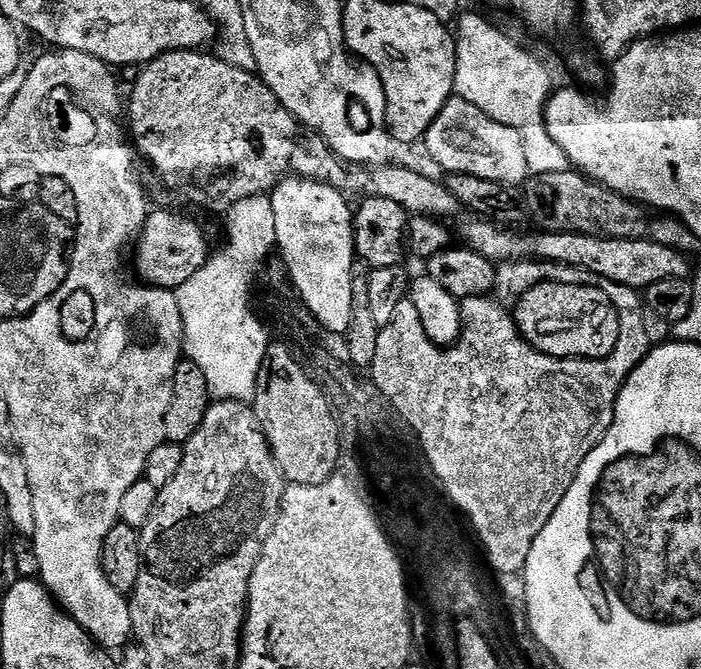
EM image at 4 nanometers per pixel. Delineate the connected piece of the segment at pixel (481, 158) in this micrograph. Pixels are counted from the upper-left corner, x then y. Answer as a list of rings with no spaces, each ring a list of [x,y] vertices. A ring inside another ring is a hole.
[[[453,95],[446,102],[446,106],[432,123],[426,137],[427,144],[429,158],[438,167],[445,168],[445,173],[448,174],[457,172],[505,186],[517,186],[530,176],[522,134],[518,134],[518,130],[510,126],[494,122],[494,118],[482,114],[478,106],[470,106],[470,102],[458,95]]]

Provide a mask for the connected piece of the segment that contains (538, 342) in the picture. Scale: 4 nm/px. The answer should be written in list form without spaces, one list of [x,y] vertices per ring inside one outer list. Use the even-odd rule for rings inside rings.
[[[541,282],[519,297],[514,319],[528,344],[548,357],[600,360],[615,350],[624,333],[617,303],[601,287]]]

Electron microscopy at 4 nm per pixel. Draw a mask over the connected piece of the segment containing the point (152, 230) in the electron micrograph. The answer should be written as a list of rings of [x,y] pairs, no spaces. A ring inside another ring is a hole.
[[[153,215],[144,225],[139,244],[140,264],[144,267],[143,279],[157,288],[175,290],[182,287],[190,278],[201,275],[205,267],[203,264],[208,260],[208,240],[203,230],[194,221],[179,220],[176,216],[163,220]]]

